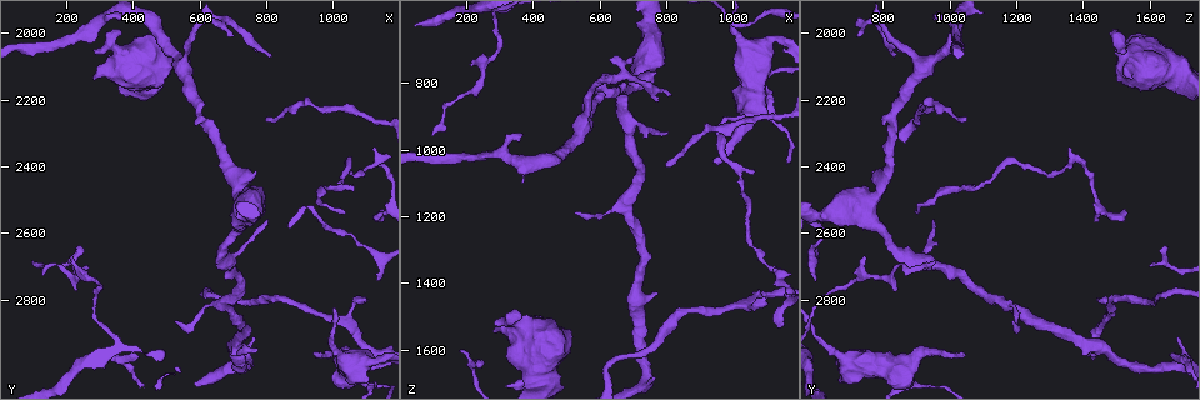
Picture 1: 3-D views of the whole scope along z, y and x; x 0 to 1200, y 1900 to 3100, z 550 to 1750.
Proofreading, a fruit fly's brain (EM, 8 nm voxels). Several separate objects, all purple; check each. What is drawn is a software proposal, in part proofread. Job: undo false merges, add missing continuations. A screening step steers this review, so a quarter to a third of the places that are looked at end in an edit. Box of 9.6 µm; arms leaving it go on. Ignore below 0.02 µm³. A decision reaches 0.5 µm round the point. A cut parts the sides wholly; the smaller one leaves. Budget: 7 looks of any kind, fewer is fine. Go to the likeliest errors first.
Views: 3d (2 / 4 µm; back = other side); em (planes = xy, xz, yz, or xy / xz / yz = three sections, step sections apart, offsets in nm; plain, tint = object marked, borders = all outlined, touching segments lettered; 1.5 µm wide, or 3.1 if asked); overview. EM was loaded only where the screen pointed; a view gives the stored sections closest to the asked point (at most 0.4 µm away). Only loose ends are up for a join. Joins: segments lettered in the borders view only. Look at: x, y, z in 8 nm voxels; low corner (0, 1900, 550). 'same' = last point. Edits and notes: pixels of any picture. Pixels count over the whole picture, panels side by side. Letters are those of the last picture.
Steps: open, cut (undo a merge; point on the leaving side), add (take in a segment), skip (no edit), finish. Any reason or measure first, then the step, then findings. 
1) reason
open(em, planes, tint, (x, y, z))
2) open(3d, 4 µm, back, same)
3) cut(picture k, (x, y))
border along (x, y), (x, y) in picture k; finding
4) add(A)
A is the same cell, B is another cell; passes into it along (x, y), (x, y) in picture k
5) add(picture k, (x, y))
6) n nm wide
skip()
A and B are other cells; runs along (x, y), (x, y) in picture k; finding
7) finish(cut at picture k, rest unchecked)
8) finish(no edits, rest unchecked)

free end
open(em, yz, step 4, borders, (690, 2000, 730))

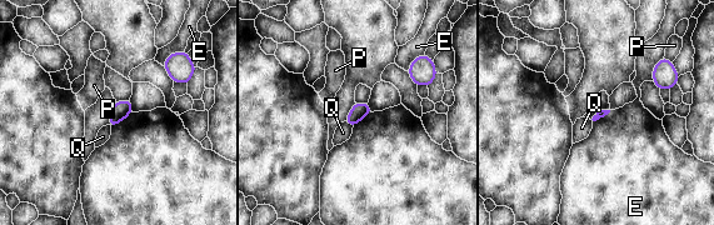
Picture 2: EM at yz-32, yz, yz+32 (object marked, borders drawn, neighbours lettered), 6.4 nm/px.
skip()
E, P and Q are other cells; border along (663, 56), (653, 68), (652, 80) in picture 2; none of them fits

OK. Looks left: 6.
free end
open(em, planes, borders, (1100, 2800, 1450))

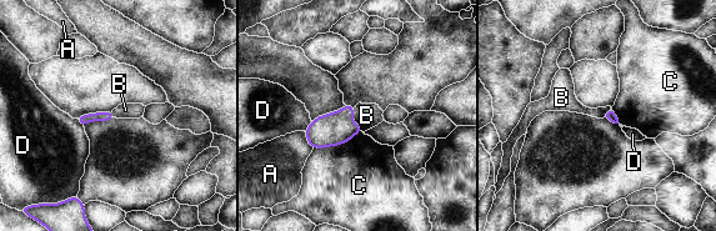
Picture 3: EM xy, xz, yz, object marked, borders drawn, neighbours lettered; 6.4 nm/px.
C touches over 340 nm
skip()
A, B, C and D are other cells; border along (354, 108), (353, 120), (362, 131) in picture 3; no lettered segment goes on from it

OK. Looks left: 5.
thin end
open(em, yz, step 4, borders, (1150, 2530, 1520))

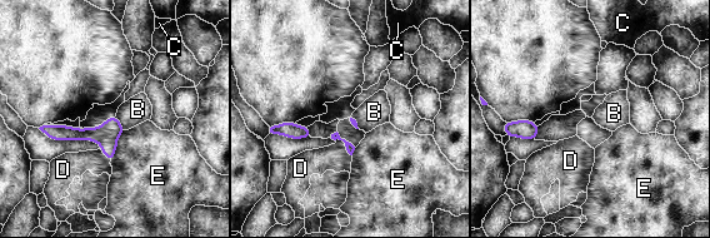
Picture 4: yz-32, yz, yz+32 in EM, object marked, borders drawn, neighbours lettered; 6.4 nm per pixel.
open(em, planes, borders, same)

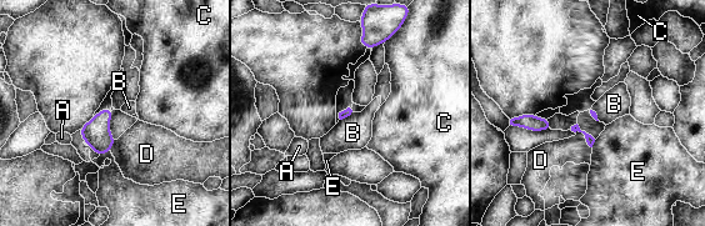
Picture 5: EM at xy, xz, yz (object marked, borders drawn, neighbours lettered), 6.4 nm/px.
skip()
A, B, C, D and E are other cells; border along (351, 111), (340, 120) in picture 5; none of them fits

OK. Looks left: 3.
finish(no edits, rest unchecked)

